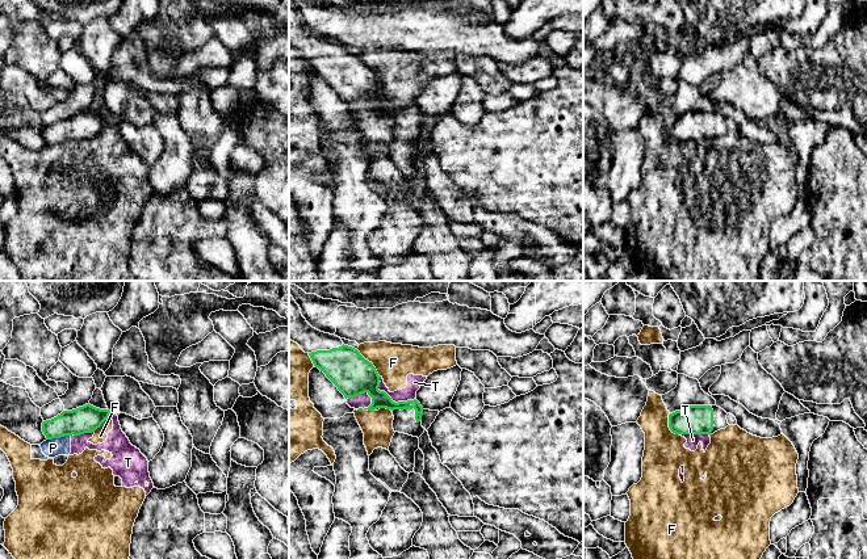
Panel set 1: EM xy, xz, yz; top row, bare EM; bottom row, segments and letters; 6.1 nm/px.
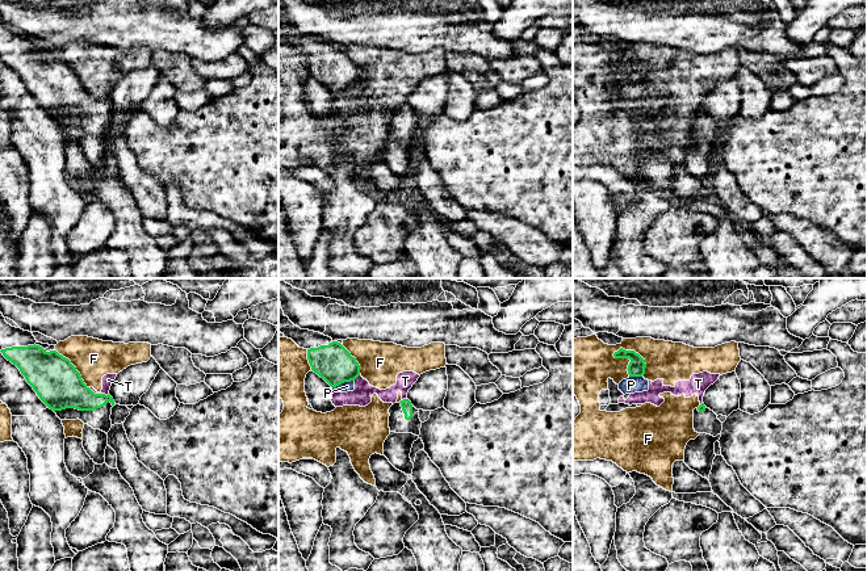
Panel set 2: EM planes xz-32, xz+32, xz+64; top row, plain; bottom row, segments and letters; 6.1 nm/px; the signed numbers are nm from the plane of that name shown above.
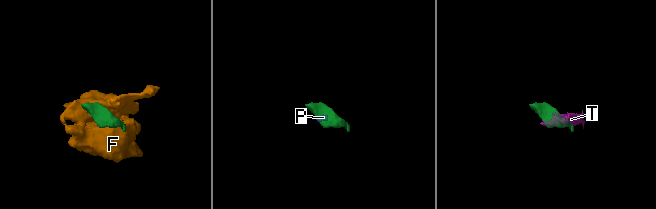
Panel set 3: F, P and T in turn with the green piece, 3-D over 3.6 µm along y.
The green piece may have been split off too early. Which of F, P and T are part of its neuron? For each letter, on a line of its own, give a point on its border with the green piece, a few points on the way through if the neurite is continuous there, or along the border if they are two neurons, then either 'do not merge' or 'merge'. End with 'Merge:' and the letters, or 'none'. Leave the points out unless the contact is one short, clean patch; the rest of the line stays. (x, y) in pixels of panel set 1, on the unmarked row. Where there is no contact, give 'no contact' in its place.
F: contact xz (371, 68); do not merge
P: contact xy (58, 143); border xy (70, 141), (47, 146); do not merge
T: contact xz (390, 105); border xz (378, 83), (378, 95), (393, 106), (406, 108), (415, 105); do not merge
Merge: none

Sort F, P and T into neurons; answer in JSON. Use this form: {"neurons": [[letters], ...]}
{"neurons": [["F", "P", "T"]]}

